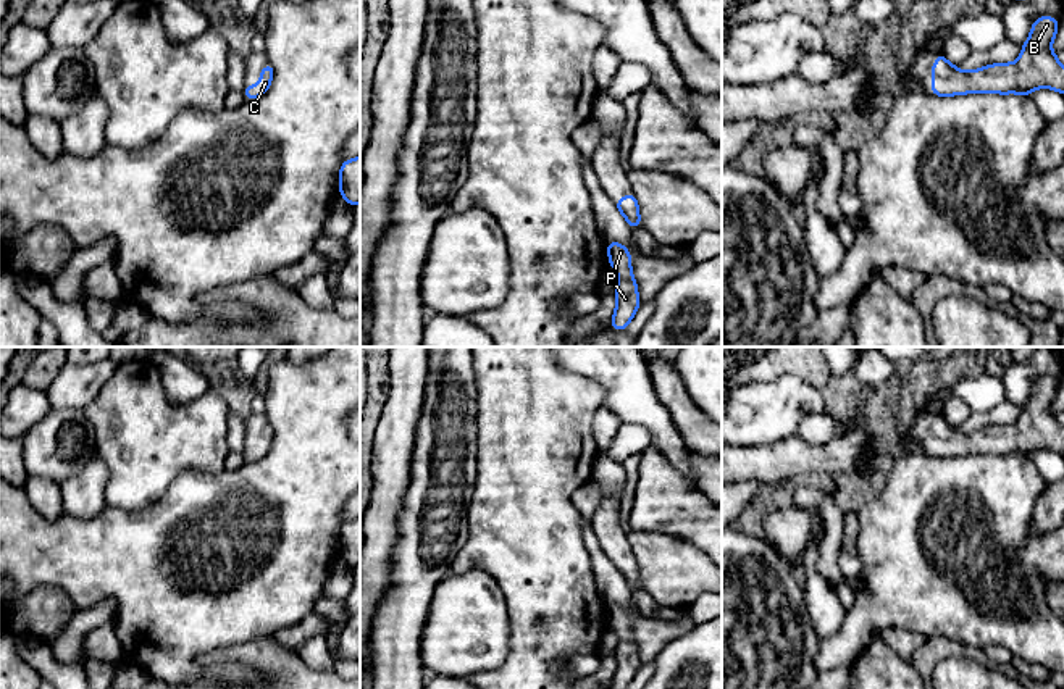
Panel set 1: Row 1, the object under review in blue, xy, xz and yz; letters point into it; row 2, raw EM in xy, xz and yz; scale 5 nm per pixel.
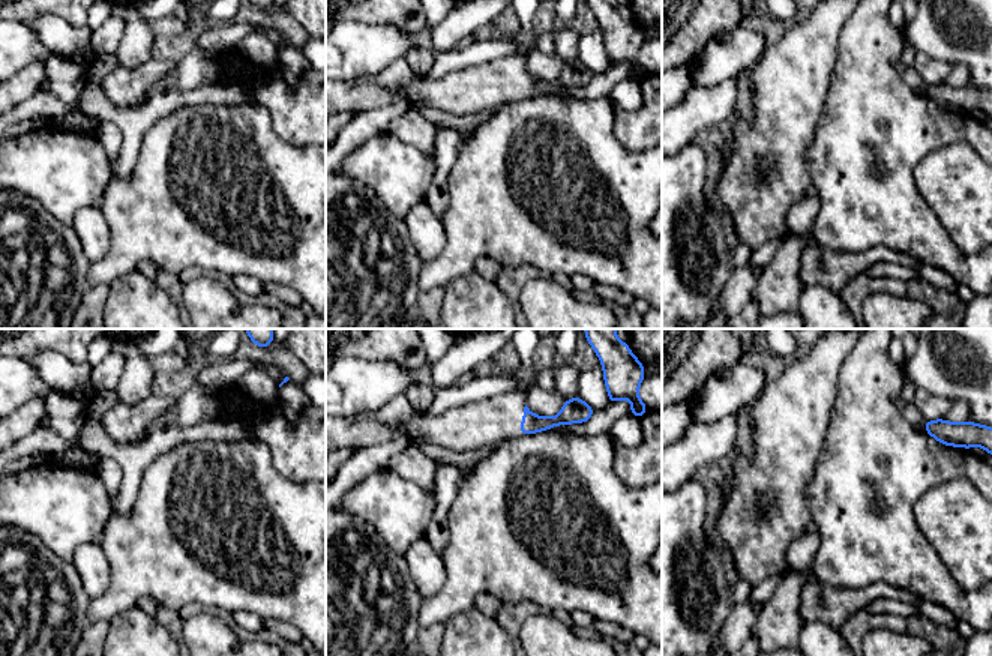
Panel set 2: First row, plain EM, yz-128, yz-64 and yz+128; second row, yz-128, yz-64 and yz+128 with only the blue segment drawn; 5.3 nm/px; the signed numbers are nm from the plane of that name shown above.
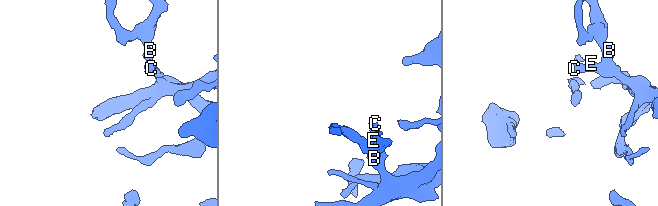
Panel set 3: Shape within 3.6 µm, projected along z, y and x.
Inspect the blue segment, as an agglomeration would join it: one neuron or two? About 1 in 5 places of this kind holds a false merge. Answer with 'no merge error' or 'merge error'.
no merge error

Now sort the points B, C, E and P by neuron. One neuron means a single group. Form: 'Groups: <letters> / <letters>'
Groups: B C E P

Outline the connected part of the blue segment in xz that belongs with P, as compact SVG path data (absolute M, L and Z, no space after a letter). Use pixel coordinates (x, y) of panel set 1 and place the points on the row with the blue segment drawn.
M607 242L609 265L617 271L618 282L614 289L617 307L610 328L625 331L639 308L638 286L631 271L631 255L620 242Z

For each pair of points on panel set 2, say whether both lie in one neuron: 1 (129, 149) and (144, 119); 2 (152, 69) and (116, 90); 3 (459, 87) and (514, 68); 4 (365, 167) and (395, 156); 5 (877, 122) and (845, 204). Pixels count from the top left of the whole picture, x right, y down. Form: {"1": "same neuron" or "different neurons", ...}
{"1": "same neuron", "2": "same neuron", "3": "same neuron", "4": "same neuron", "5": "same neuron"}

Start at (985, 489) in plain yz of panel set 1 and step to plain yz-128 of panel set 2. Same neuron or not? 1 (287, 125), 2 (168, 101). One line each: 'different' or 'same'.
1: different
2: different

